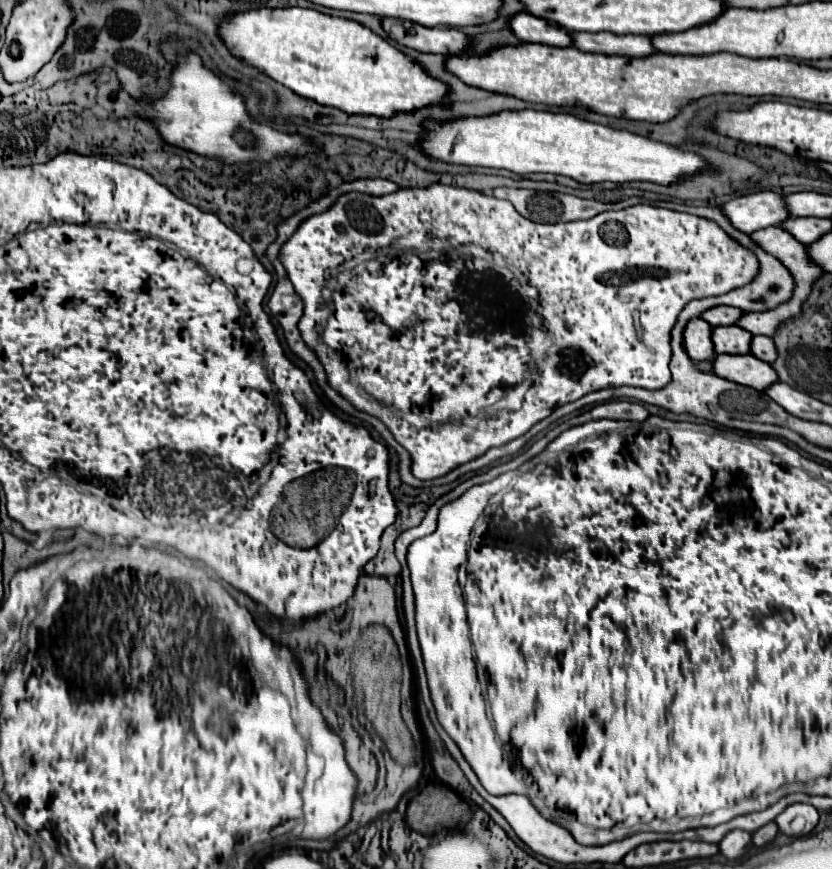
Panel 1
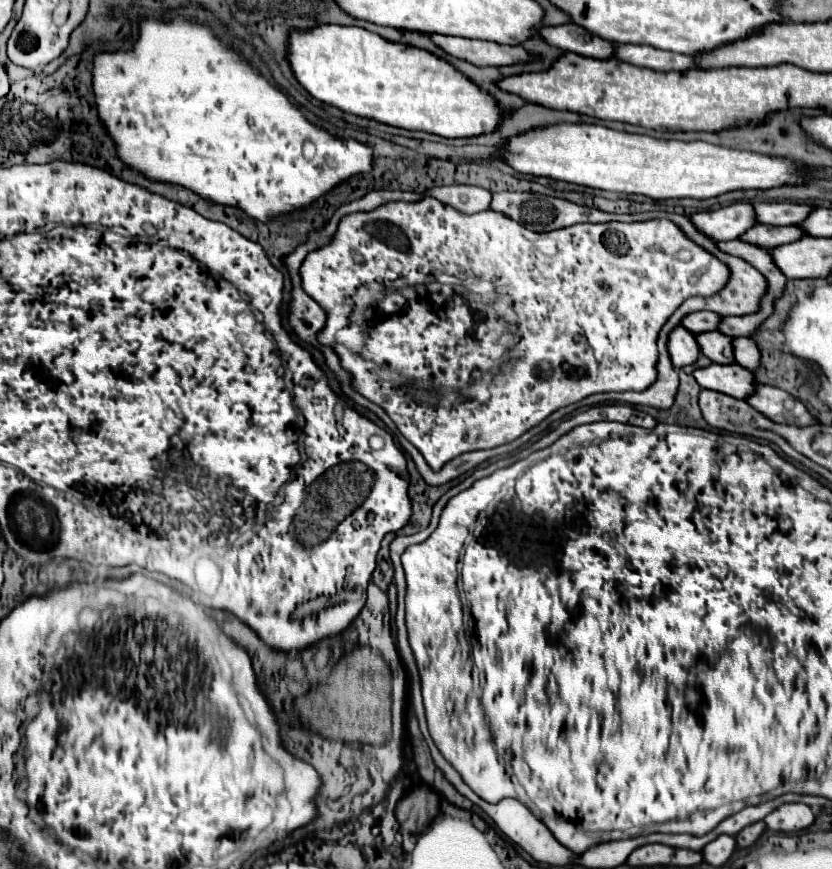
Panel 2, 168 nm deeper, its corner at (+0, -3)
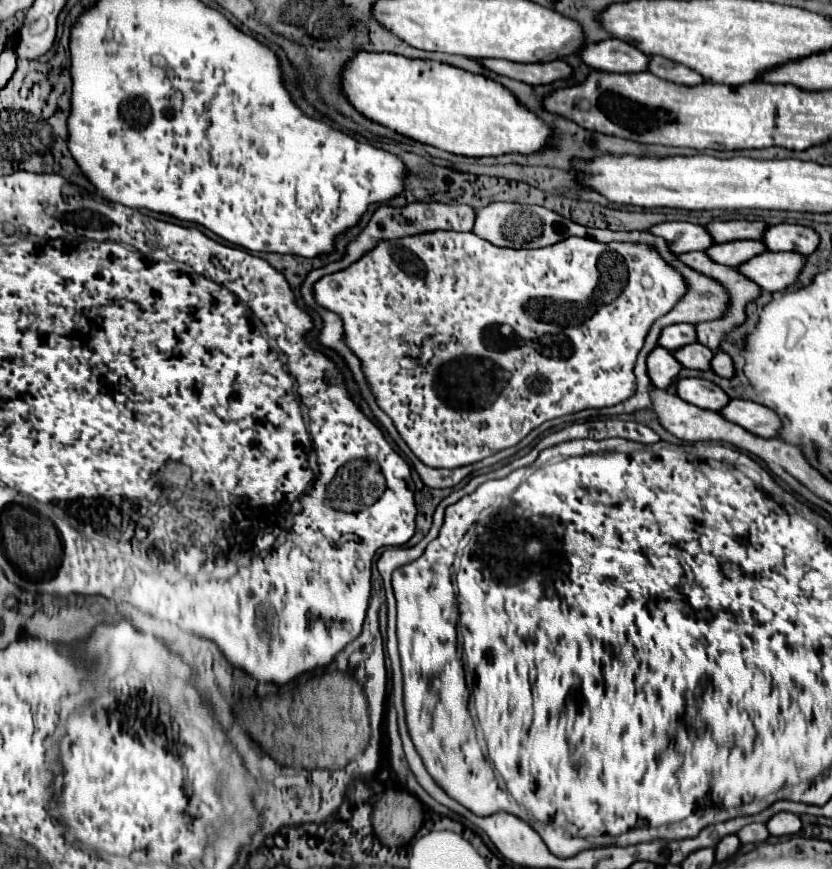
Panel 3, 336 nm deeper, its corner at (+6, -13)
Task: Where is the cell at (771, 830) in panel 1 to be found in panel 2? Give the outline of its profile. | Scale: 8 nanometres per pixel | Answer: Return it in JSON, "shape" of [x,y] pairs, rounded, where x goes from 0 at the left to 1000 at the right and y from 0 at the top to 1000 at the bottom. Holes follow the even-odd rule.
{"shape":[[[913,945],[913,947],[904,947],[904,949],[894,952],[894,954],[885,961],[885,970],[887,970],[887,975],[901,975],[901,972],[906,972],[909,965],[918,959],[918,954],[921,954],[918,945]]]}

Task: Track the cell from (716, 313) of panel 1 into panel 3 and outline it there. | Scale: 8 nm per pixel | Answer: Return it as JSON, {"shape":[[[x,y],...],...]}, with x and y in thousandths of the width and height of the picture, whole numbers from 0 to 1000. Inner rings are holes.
{"shape":[[[817,372],[817,374],[805,374],[796,381],[793,390],[791,390],[791,397],[803,402],[803,404],[813,404],[815,399],[822,399],[822,397],[829,397],[837,392],[837,381],[834,381],[834,374],[827,374],[827,372]]]}

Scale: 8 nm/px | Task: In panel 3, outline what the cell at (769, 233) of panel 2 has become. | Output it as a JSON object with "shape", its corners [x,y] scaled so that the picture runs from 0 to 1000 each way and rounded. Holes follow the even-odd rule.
{"shape":[[[880,277],[880,280],[863,280],[849,287],[849,293],[858,298],[861,303],[875,305],[875,307],[887,307],[897,298],[918,291],[921,284],[916,277]]]}

